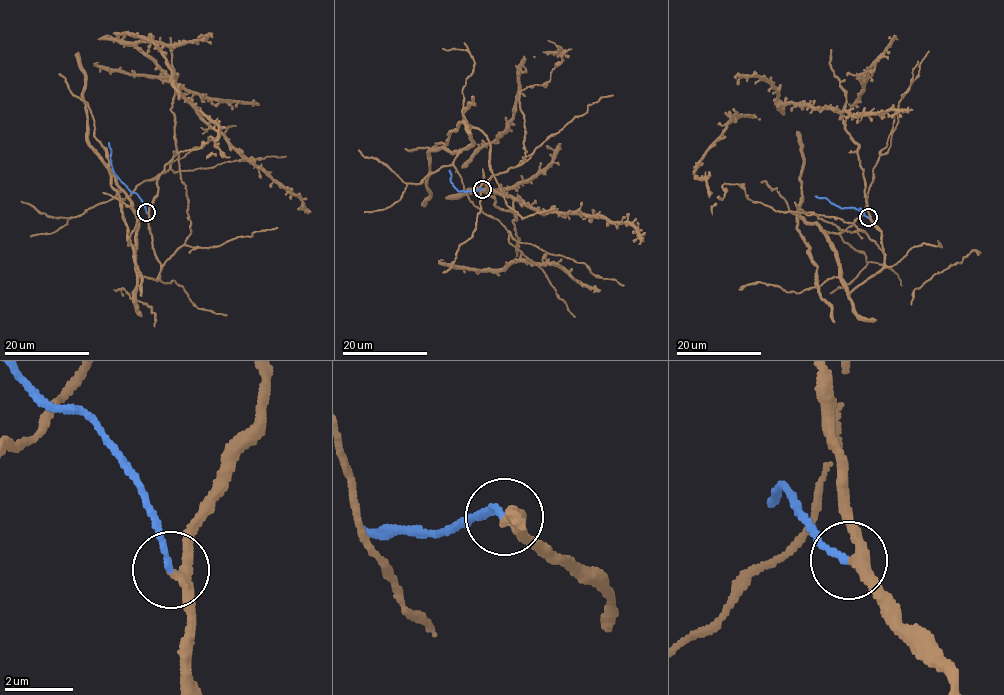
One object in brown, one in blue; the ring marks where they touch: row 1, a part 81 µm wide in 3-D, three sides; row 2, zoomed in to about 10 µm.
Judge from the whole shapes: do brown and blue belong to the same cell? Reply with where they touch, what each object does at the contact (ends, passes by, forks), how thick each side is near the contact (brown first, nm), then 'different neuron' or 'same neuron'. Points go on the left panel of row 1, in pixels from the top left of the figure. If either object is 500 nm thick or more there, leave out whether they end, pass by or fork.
place (146, 212); brown passes by; blue ends; calibres 320 and 160 nm; same neuron

